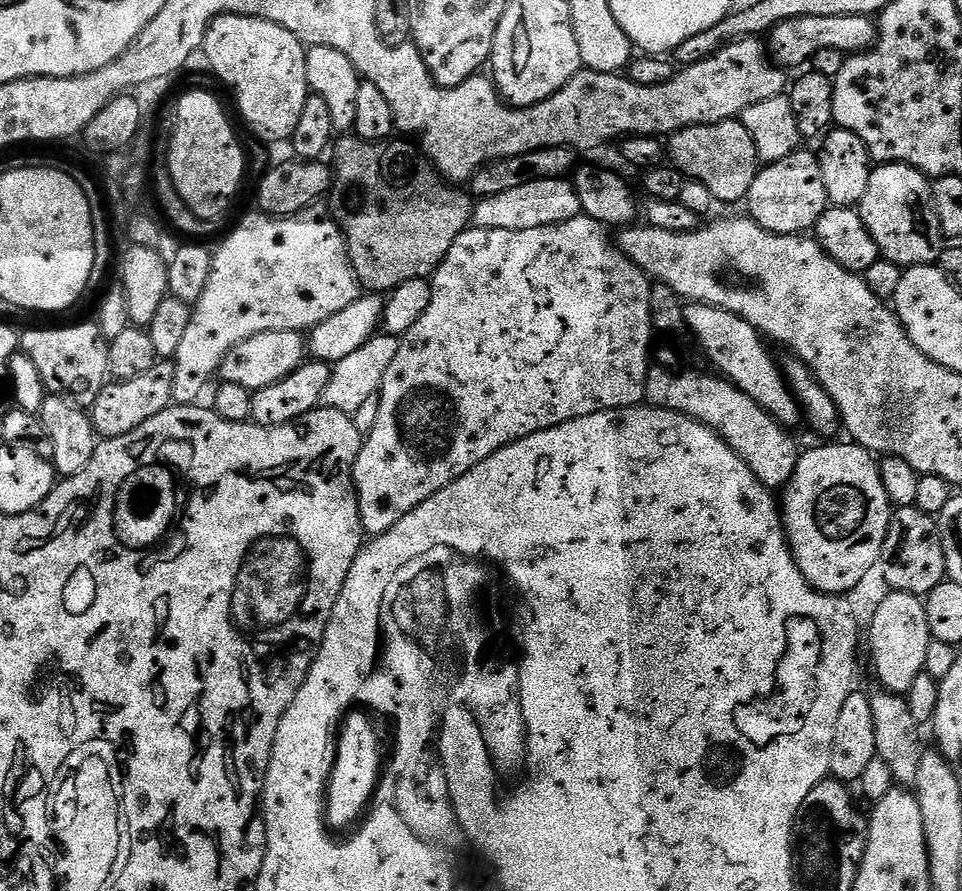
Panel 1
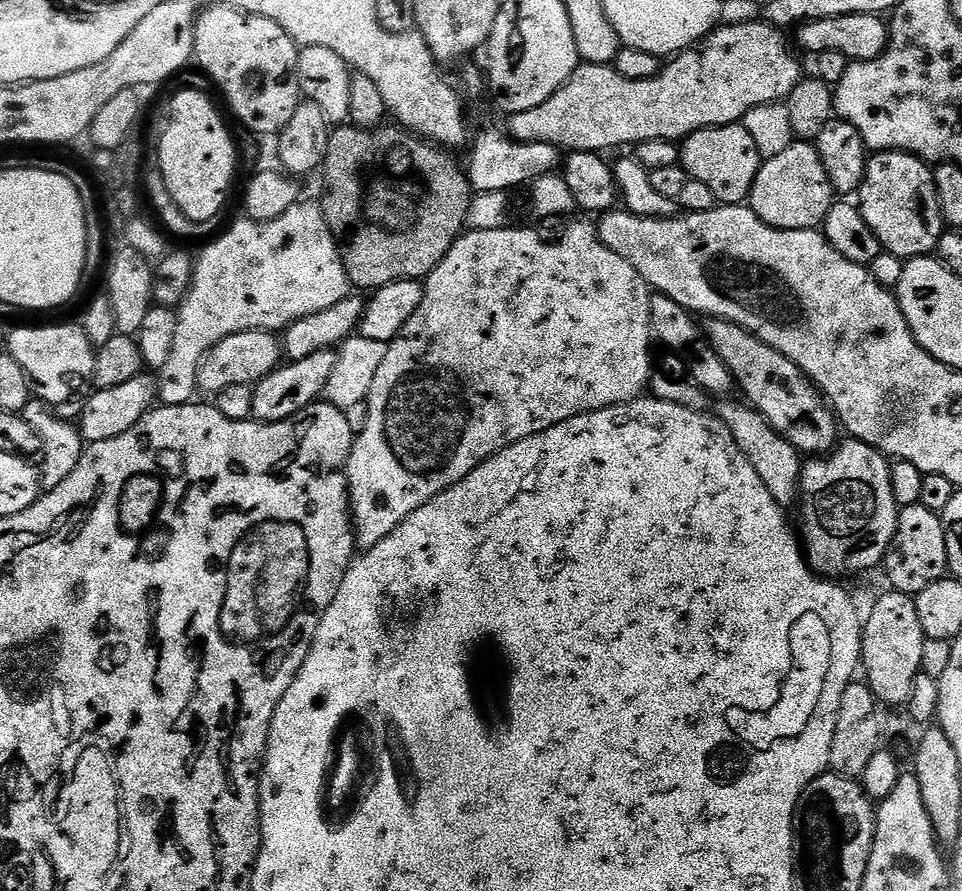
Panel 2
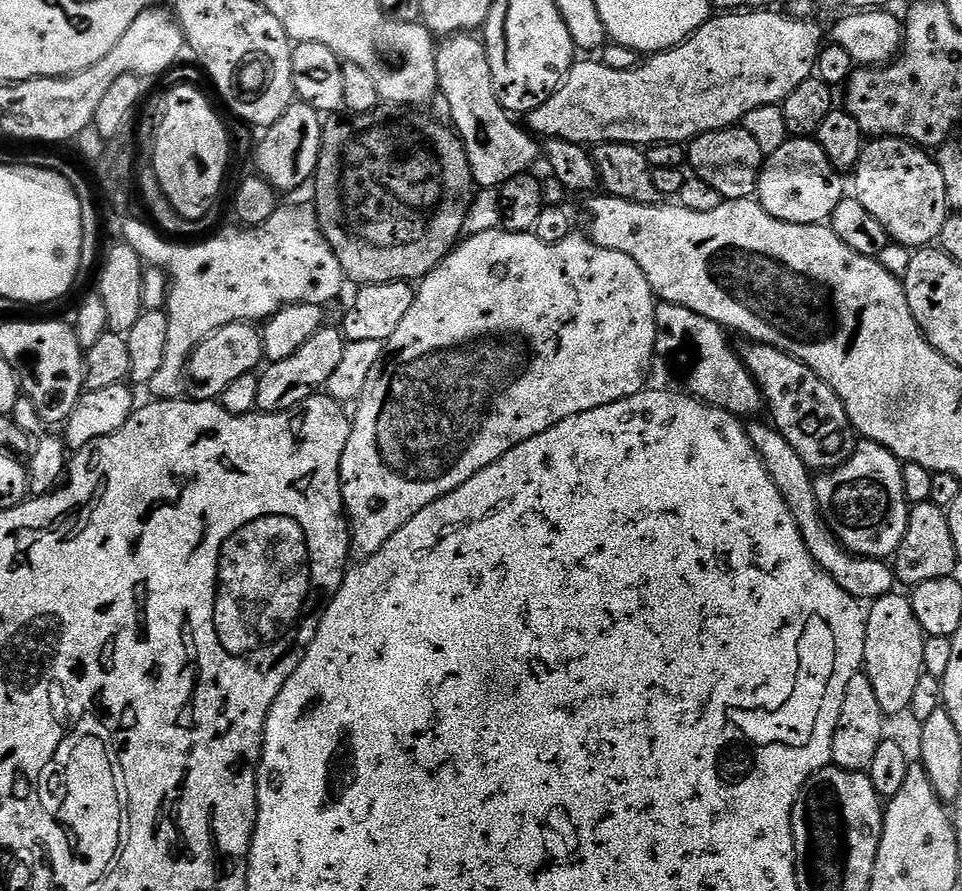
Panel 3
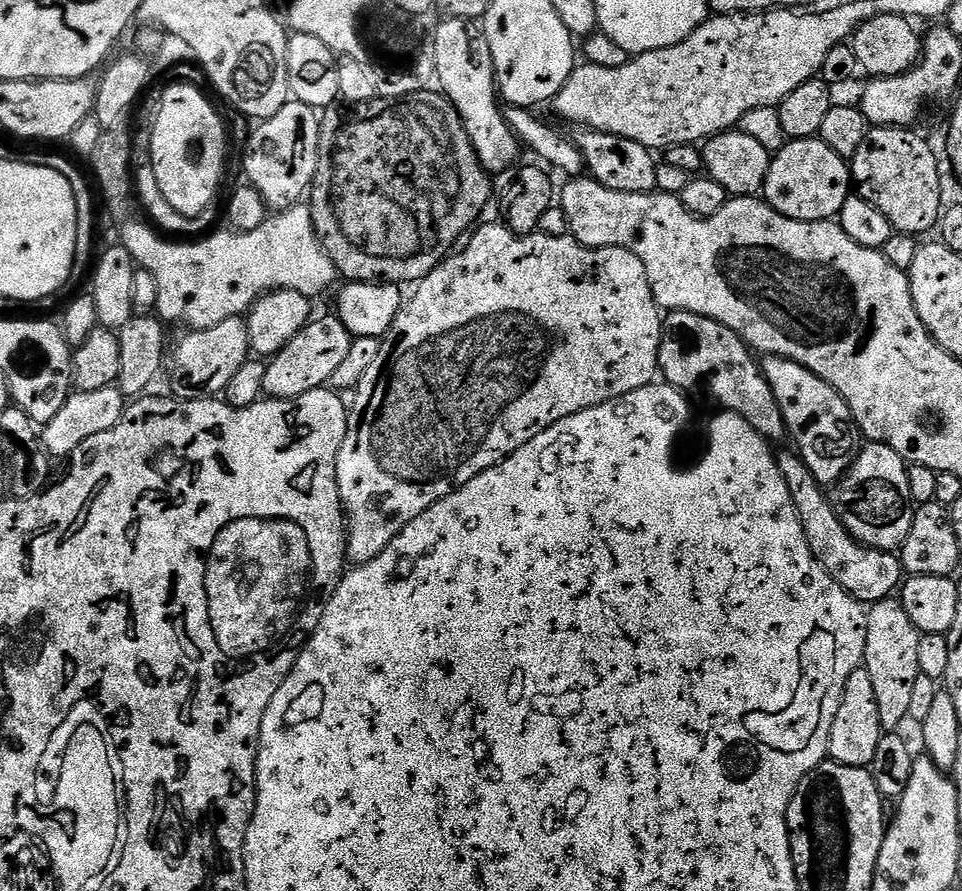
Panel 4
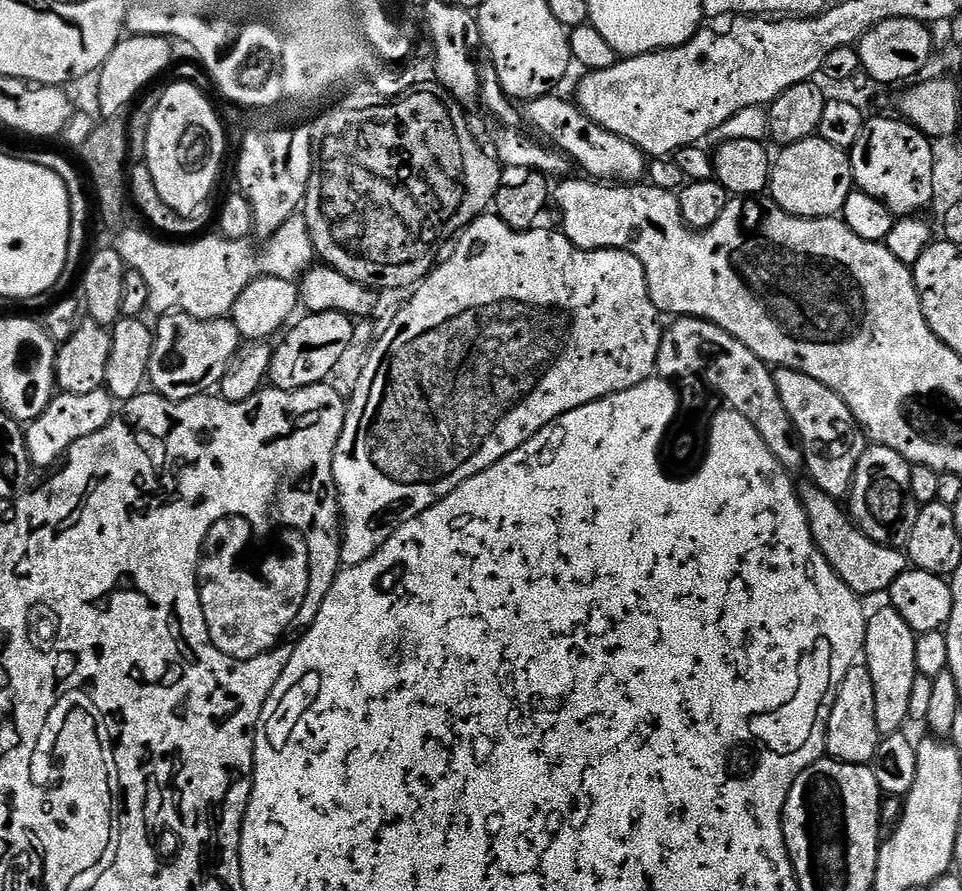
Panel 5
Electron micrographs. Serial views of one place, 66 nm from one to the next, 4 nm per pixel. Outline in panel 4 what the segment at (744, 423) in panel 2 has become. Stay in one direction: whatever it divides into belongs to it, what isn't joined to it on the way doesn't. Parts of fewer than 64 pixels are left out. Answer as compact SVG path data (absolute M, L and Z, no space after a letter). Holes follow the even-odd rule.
M795 451L779 453L778 459L782 478L786 478L786 486L790 489L790 498L794 498L794 506L798 510L798 518L802 522L802 530L806 534L806 542L810 546L814 558L826 570L826 574L830 574L830 578L834 578L834 582L838 582L838 586L842 586L842 590L846 590L846 594L853 596L859 604L871 606L889 599L901 587L906 576L904 567L900 565L899 555L896 552L883 552L858 543L848 533L846 526L842 526L829 493L814 478L814 474L810 474L810 466L806 466L806 462Z

